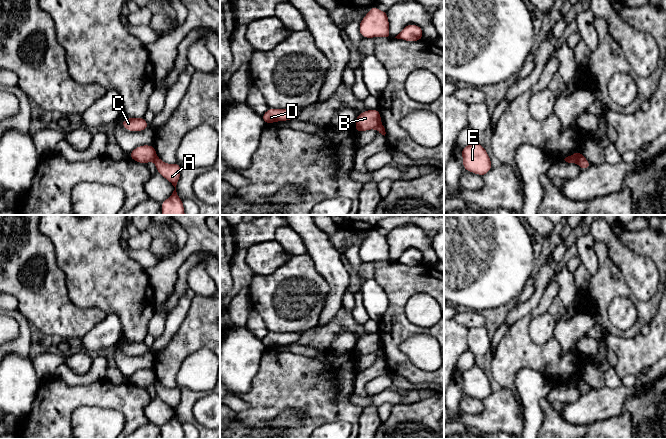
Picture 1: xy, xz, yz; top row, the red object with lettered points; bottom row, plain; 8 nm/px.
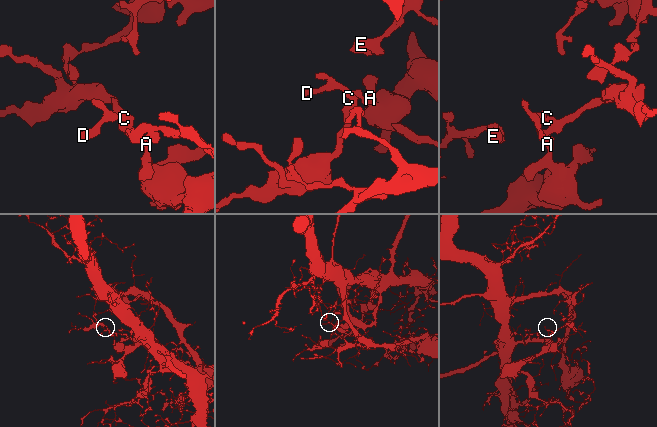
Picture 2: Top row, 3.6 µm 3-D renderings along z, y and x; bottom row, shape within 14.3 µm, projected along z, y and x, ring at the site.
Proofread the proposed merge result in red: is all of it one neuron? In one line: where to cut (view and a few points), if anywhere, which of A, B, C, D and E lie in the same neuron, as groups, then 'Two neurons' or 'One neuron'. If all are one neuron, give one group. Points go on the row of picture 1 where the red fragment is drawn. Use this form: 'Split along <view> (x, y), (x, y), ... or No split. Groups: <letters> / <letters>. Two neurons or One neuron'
Split along yz (581, 155), (575, 162). Groups: A E / B C D. Two neurons

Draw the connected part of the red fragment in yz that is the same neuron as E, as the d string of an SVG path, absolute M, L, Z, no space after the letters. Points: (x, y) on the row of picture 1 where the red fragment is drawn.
M476 140L462 148L461 152L464 170L483 177L493 168L487 151Z

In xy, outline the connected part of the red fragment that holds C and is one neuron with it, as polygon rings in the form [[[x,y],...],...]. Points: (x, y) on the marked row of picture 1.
[[[143,117],[126,118],[121,120],[122,126],[132,132],[140,132],[149,127],[149,123]]]

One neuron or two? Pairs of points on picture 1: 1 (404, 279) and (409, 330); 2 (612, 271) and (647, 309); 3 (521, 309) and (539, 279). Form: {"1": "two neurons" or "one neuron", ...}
{"1": "one neuron", "2": "one neuron", "3": "one neuron"}

